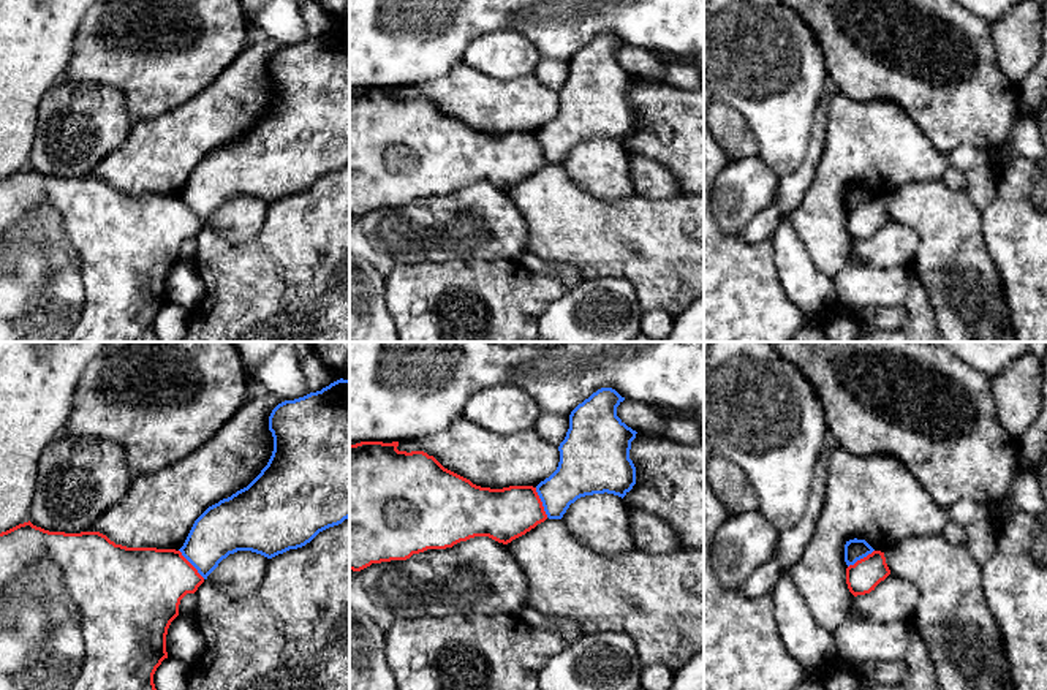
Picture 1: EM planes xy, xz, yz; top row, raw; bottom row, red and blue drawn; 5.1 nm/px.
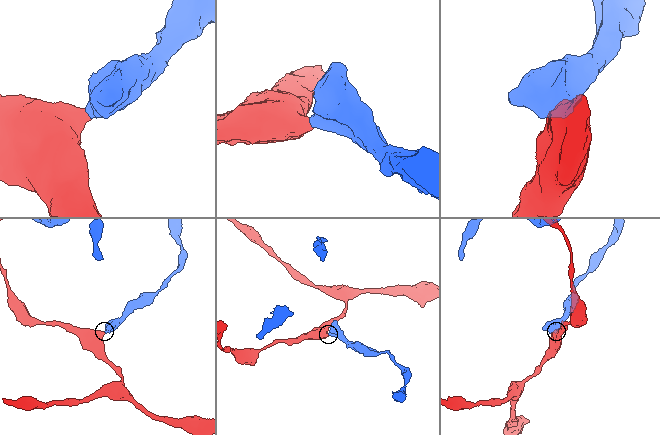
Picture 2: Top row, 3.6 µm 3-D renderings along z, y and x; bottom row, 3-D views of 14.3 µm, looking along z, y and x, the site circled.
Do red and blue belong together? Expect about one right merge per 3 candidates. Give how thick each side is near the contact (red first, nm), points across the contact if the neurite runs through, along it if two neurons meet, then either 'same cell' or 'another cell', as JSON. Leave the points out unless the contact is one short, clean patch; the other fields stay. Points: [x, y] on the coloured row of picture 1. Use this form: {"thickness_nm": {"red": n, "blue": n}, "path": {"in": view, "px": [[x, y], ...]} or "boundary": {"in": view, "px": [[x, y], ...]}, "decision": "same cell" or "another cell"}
{"thickness_nm": {"red": 280, "blue": 240}, "boundary": {"in": "xz", "px": [[535, 488], [548, 516]]}, "decision": "another cell"}

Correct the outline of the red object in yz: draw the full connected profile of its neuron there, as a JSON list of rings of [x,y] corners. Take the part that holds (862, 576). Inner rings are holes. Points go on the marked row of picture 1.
[[[873,551],[846,568],[846,584],[854,597],[865,595],[875,590],[889,574],[890,570],[886,563],[884,552]]]

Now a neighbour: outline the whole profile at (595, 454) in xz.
[[[601,388],[571,411],[569,429],[558,446],[558,467],[536,486],[549,519],[561,519],[569,505],[580,497],[607,492],[623,499],[636,484],[629,449],[637,432],[617,416],[617,407],[623,400],[615,389]]]

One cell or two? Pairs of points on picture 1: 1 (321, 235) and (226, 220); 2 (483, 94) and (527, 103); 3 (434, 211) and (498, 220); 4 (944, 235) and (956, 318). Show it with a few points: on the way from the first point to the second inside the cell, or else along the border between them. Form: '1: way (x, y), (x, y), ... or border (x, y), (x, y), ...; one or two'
1: border (269, 204), (263, 227), (250, 239), (228, 242); two
2: way (494, 103), (516, 103); one
3: way (449, 223), (483, 223); one
4: way (951, 255), (956, 269), (956, 298); one

